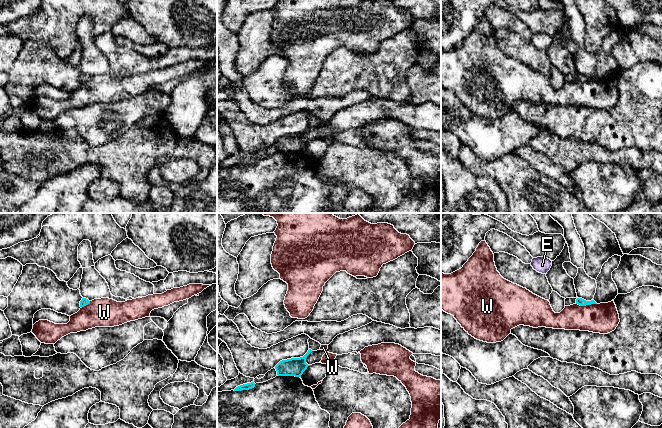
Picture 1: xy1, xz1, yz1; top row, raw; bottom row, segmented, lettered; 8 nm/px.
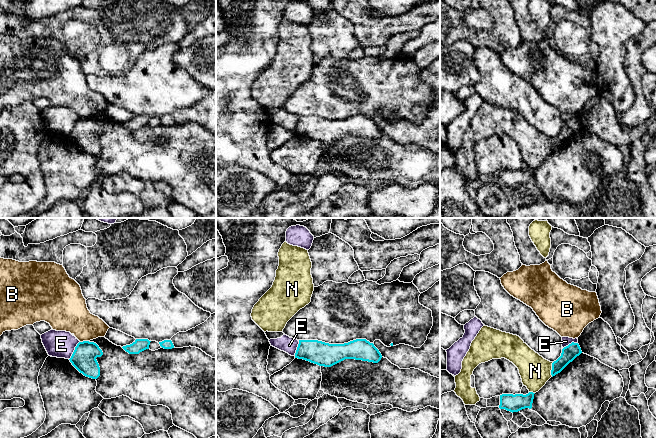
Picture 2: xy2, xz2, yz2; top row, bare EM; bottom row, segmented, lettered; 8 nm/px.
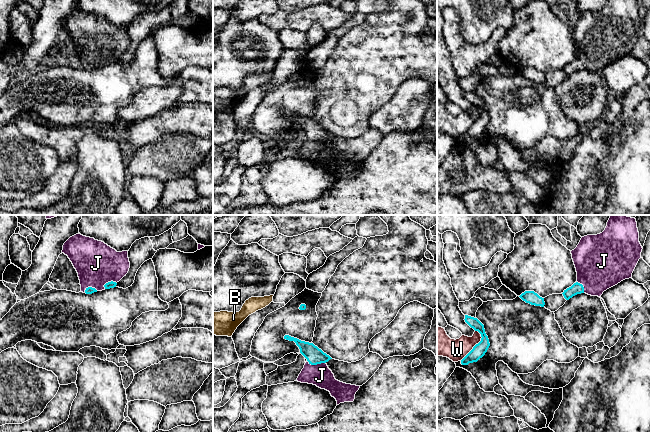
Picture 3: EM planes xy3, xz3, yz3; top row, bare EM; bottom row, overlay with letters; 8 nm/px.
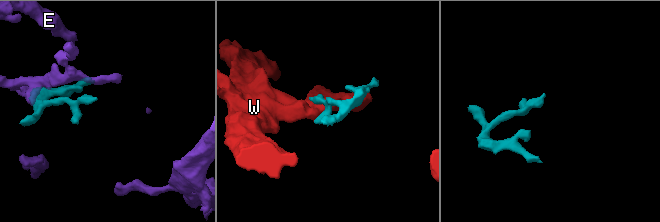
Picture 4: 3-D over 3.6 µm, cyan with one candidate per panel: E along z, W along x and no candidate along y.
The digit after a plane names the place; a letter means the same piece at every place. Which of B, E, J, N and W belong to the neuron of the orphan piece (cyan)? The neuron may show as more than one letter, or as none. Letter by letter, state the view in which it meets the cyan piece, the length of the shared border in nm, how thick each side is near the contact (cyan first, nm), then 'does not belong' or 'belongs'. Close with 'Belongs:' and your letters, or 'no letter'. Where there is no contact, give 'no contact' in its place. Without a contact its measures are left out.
B: contact in xy2; length 70 nm; calibres 190 and 280 nm; does not belong
E: contact in xy2; length 170 nm; calibres 190 and 220 nm; does not belong
J: contact in xz3; length 150 nm; calibres 140 and 180 nm; belongs
N: contact in yz2; length 120 nm; calibres 120 and 240 nm; does not belong
W: contact in yz3; length 280 nm; calibres 110 and 170 nm; does not belong
Belongs: J

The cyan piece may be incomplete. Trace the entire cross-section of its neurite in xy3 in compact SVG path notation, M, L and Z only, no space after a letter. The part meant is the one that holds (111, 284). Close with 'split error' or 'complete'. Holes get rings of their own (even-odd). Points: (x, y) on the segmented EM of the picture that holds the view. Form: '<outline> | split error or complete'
M76 234L63 245L62 253L68 256L78 273L81 292L92 294L97 291L116 287L129 271L128 251L117 252L102 241Z | split error

